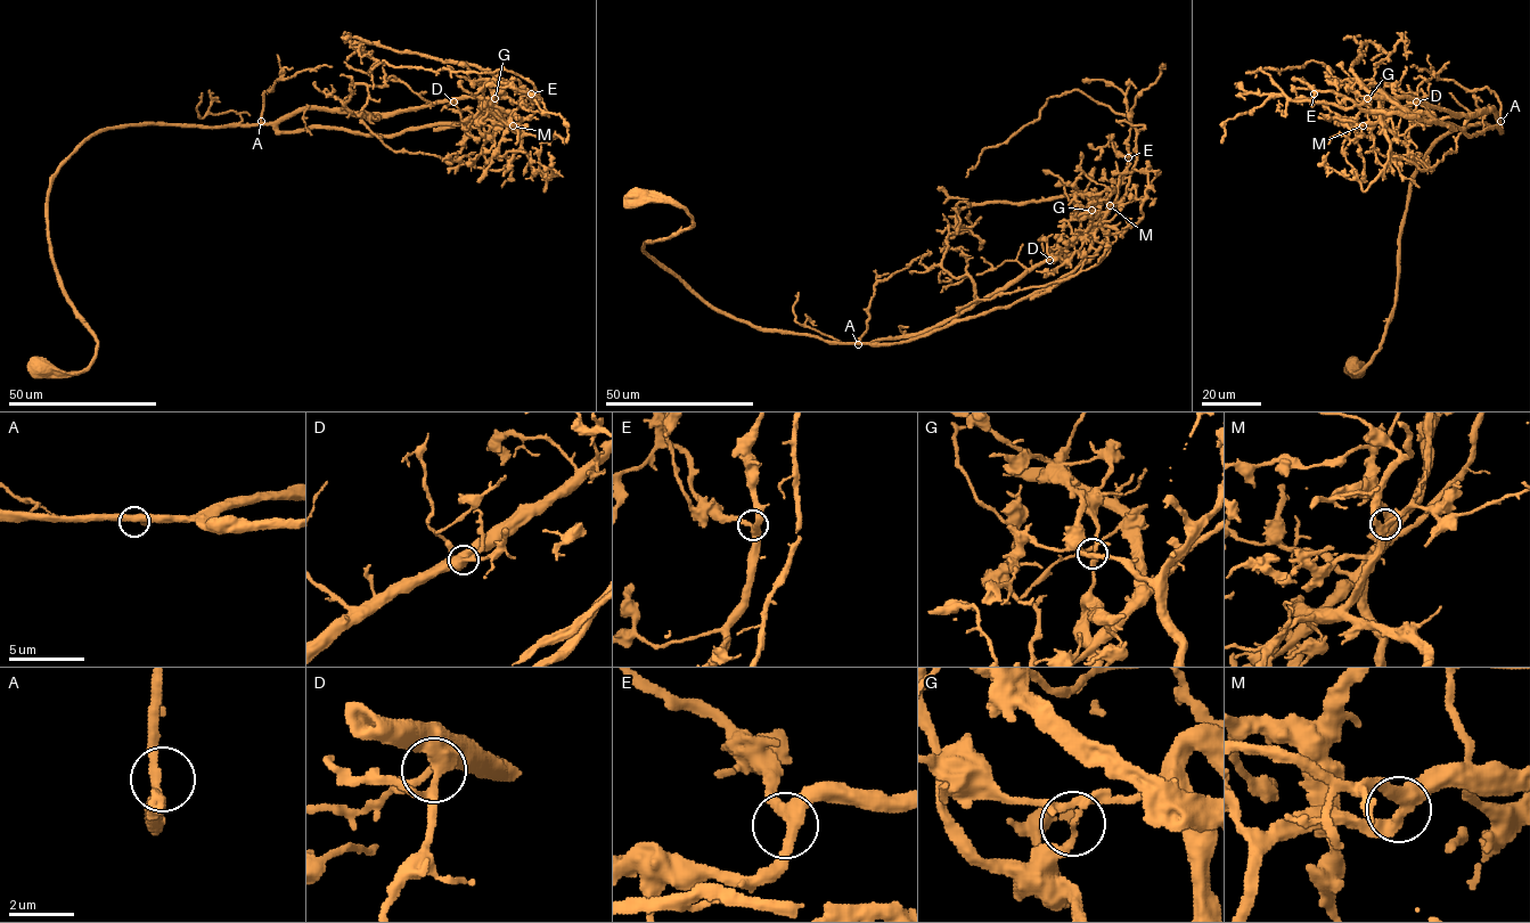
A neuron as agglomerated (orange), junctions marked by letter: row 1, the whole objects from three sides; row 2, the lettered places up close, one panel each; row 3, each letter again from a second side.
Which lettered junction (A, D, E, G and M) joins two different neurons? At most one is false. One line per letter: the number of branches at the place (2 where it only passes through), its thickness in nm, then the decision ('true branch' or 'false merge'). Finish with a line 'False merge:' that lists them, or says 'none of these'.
A: branches 3; calibre 320 nm; true branch
D: branches 3; calibre 440 nm; true branch
E: branches 3; calibre 380 nm; true branch
G: branches 3; calibre 150 nm; false merge
M: branches 3; calibre 360 nm; true branch
False merge: G

